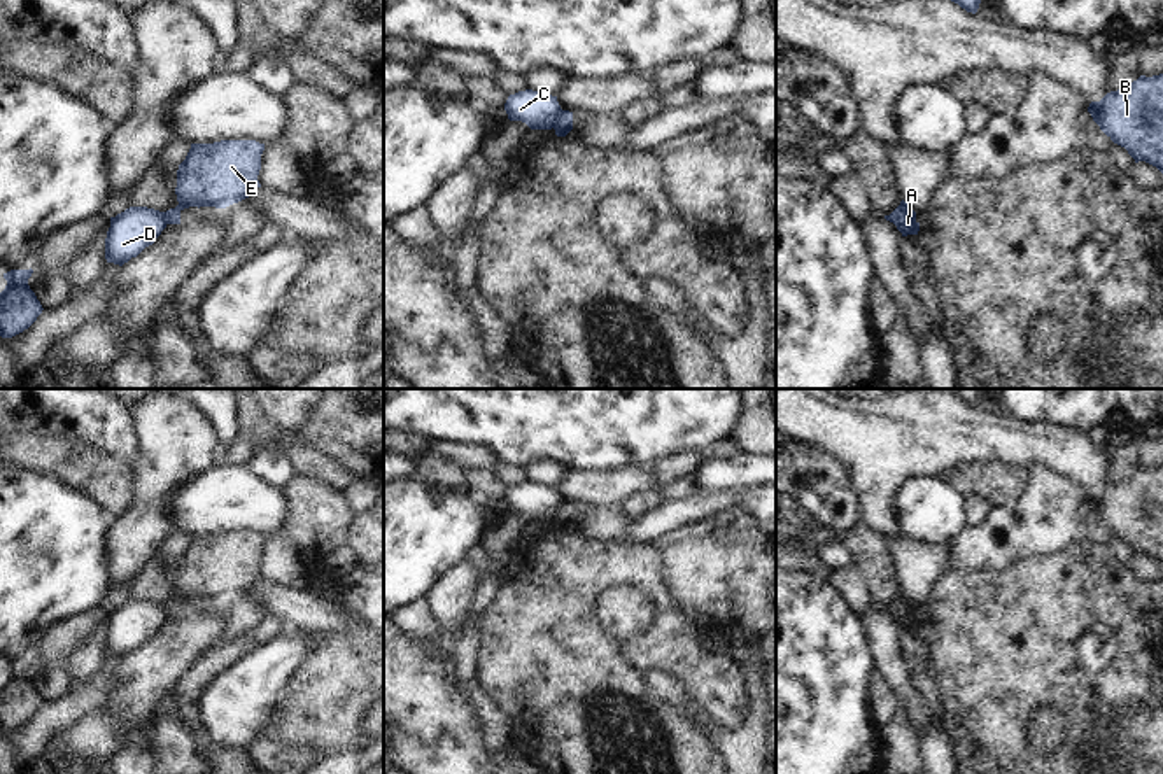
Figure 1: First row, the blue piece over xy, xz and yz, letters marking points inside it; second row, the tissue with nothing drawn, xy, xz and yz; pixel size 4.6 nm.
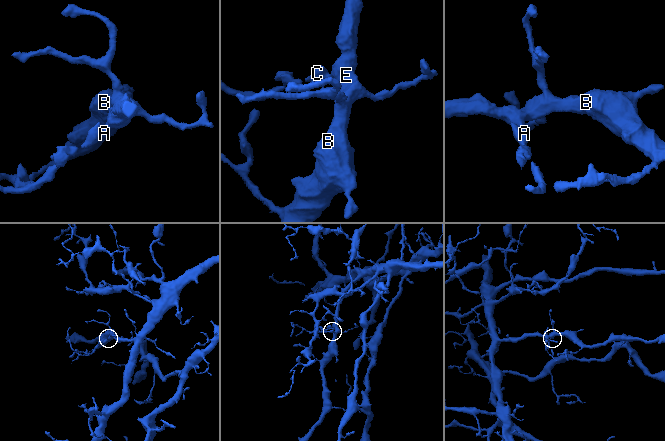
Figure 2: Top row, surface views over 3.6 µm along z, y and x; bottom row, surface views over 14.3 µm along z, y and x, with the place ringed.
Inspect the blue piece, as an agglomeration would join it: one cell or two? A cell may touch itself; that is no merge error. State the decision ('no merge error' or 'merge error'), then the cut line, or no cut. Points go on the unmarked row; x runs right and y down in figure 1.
merge error; cut in xz along (563, 503), (552, 519)

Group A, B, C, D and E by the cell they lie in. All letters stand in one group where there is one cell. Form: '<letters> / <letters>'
A B E / C D

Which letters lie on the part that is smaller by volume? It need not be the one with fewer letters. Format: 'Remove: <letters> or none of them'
Remove: C, D.

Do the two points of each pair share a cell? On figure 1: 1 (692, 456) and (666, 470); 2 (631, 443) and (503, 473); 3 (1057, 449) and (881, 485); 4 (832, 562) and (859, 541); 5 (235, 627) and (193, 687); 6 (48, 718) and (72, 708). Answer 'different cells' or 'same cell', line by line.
1: same cell
2: different cells
3: same cell
4: different cells
5: different cells
6: same cell

